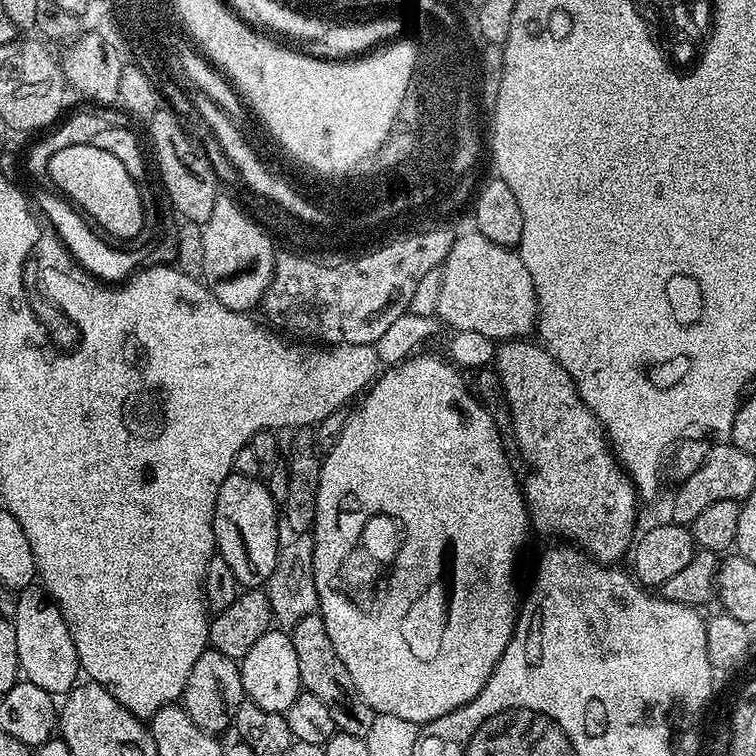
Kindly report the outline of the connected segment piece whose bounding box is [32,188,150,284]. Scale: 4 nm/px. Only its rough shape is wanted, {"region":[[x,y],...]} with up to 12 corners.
{"region":[[65,197],[32,199],[85,272],[116,284],[147,263],[149,245],[118,250]]}

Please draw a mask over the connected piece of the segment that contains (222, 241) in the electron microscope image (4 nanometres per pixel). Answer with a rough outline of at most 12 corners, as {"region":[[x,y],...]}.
{"region":[[217,195],[202,227],[203,283],[251,313],[278,252],[260,220]]}

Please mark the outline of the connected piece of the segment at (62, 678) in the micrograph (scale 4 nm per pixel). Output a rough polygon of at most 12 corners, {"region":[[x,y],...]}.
{"region":[[40,586],[15,601],[27,683],[71,692],[81,675],[60,607]]}

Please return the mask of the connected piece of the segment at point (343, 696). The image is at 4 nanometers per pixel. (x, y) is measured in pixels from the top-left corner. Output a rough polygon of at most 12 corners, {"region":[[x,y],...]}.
{"region":[[319,614],[290,628],[301,689],[337,732],[368,737],[358,694]]}

